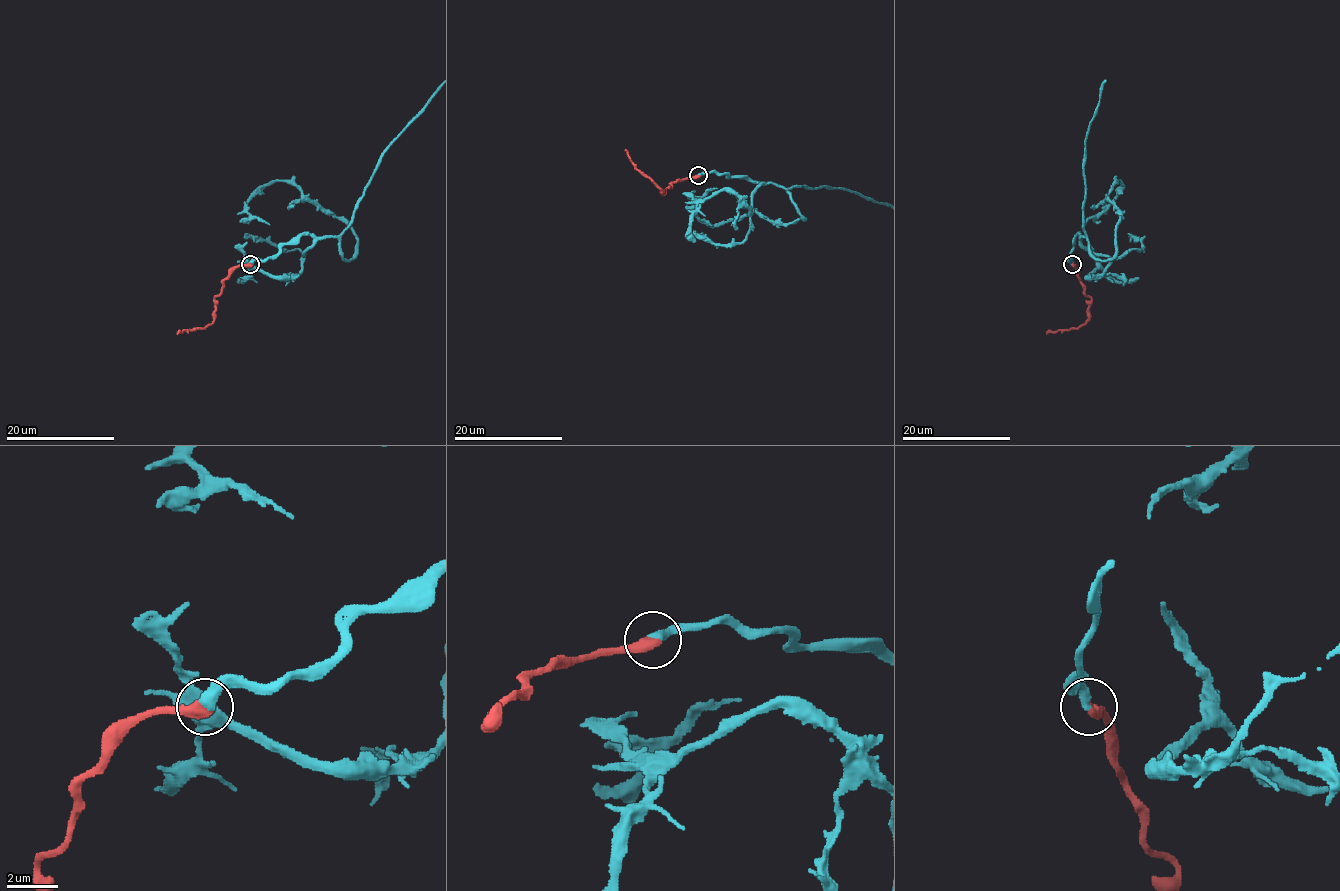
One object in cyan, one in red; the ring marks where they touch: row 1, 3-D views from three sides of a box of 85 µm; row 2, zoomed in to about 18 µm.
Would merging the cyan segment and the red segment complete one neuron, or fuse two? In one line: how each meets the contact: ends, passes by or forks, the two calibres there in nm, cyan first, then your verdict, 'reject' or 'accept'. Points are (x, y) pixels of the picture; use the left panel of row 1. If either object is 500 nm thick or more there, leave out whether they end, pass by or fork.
cyan ends there; red ends there; 420 nm thick on the cyan side, 440 nm on the other; accept

